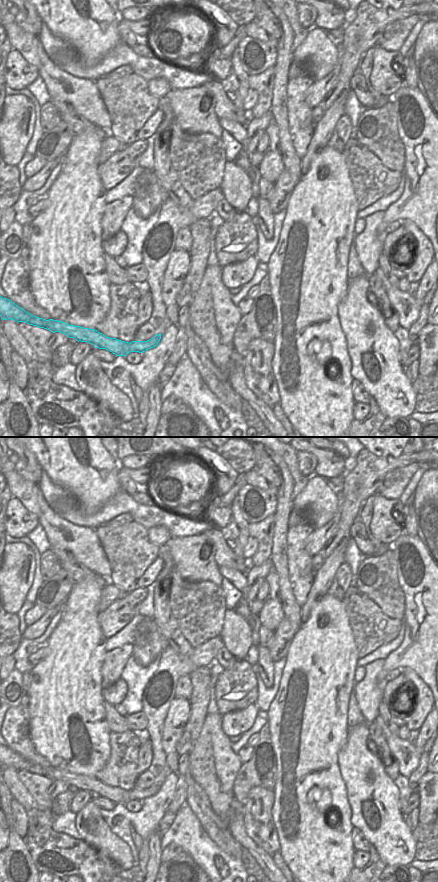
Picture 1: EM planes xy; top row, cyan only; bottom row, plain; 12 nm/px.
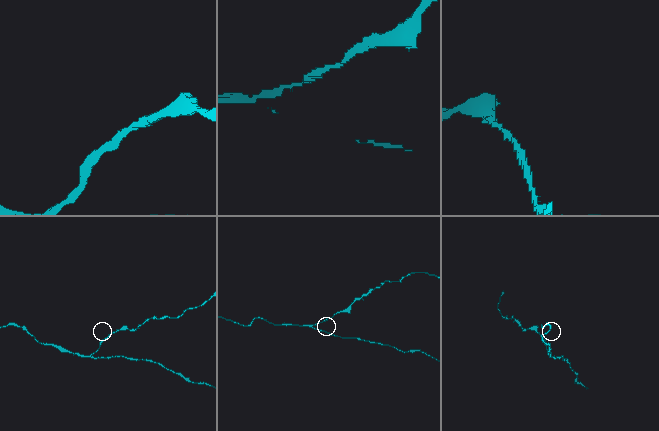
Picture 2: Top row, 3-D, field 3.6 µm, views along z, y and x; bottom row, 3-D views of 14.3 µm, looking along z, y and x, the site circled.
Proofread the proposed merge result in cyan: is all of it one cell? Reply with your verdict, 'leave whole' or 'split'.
split

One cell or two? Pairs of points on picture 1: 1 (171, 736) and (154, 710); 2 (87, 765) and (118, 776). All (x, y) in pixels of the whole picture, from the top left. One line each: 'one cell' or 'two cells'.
1: two cells
2: two cells

